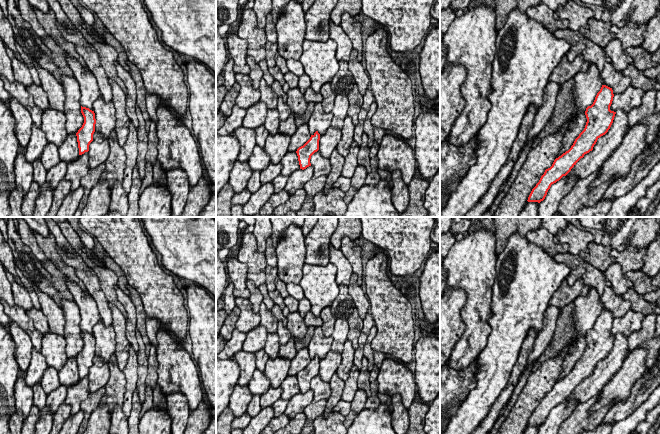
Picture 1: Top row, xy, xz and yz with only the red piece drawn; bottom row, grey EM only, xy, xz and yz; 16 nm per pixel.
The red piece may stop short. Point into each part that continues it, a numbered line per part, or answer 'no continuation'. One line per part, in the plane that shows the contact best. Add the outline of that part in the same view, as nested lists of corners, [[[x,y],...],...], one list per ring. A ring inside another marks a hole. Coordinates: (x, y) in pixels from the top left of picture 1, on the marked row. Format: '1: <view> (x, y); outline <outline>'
no continuation

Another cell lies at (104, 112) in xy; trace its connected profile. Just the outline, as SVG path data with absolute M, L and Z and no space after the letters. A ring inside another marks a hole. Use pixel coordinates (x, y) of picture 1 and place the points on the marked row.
M102 95L93 103L93 111L95 113L95 131L108 138L110 133L116 127L116 109L112 101L106 103Z

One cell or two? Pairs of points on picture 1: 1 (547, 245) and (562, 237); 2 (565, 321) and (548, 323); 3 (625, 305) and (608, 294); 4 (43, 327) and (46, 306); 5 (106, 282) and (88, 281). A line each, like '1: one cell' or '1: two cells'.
1: two cells
2: two cells
3: one cell
4: two cells
5: two cells

